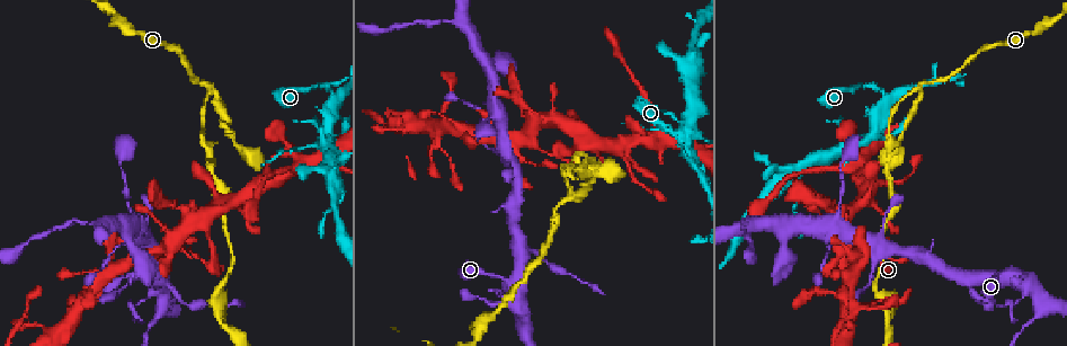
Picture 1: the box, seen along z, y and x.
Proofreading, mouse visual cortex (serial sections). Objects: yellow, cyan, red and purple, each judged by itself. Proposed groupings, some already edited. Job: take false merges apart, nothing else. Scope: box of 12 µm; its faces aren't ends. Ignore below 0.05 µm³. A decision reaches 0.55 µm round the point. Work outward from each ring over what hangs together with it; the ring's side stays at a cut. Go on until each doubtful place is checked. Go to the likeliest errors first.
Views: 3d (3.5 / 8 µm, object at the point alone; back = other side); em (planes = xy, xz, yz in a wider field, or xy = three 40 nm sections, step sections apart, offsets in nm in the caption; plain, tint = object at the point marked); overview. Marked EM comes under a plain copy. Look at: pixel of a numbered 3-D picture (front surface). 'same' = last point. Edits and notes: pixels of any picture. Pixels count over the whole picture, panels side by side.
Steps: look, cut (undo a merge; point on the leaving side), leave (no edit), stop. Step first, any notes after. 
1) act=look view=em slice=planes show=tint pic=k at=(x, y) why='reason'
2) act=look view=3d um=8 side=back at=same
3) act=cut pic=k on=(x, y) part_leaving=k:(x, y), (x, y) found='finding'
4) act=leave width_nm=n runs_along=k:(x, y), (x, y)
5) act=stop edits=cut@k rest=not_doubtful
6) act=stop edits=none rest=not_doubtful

act=look view=3d um=3.5 pic=1 at=(211, 90) why='branch point'

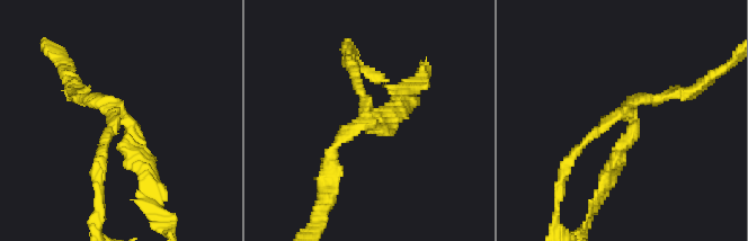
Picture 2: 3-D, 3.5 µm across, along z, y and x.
act=look view=em slice=xy step=3 show=tint pic=2 at=(367, 119) why='now the EM'

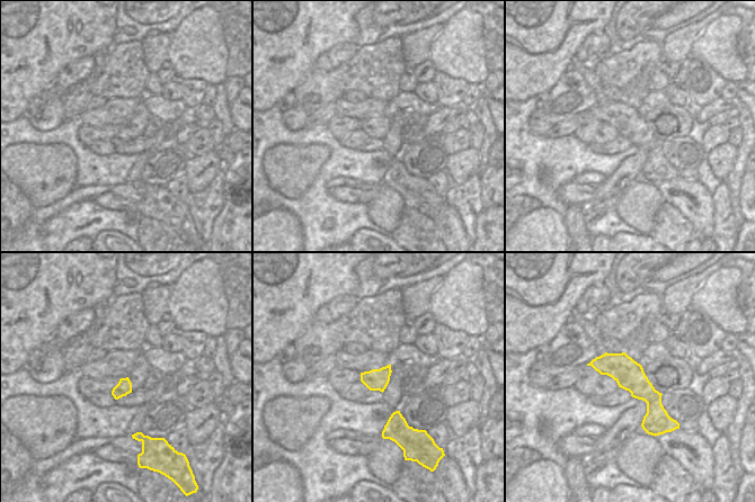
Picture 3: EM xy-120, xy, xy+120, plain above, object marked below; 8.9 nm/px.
act=leave arm_widths_nm=150,150,250 runs_along=2:(676, 94), (633, 100), (570, 159) found='one cell here'

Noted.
act=look view=3d um=3.5 pic=1 at=(333, 101) why='three-way junction'

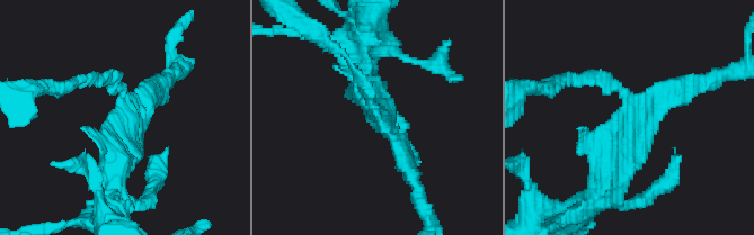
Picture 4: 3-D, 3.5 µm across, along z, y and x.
act=look view=em slice=xy step=5 show=tint pic=4 at=(631, 110) arms=3 arm_widths_nm=150,300,400

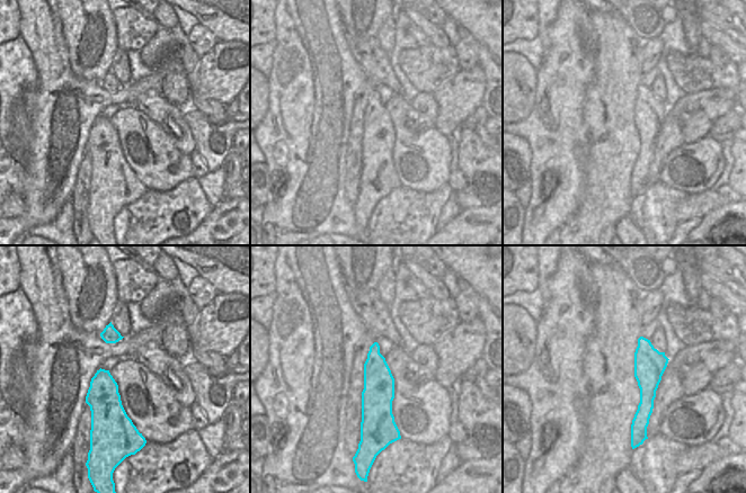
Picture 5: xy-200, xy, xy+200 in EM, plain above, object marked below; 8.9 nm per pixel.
act=leave runs_along=4:(580, 79), (612, 82), (632, 110), (603, 175) found='all the same cell'

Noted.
act=look view=3d um=8 pic=1 at=(874, 133) why='three arms meet'

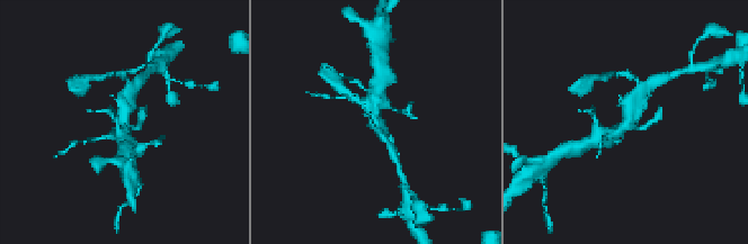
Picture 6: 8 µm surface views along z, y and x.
act=look view=em slice=xy step=1 show=tint pic=6 at=(123, 124)

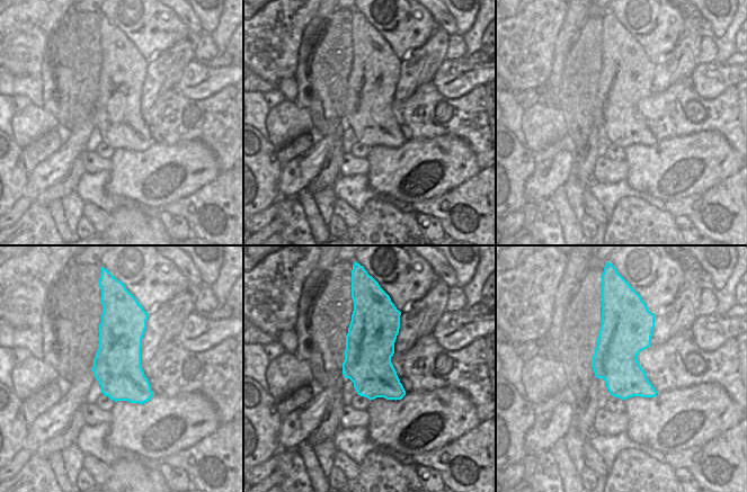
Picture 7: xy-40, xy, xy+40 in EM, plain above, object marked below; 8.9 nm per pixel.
act=leave width_nm=440 runs_along=6:(641, 95), (620, 132), (600, 137) found='one cell here'

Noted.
act=look view=3d um=3.5 pic=1 at=(208, 161)

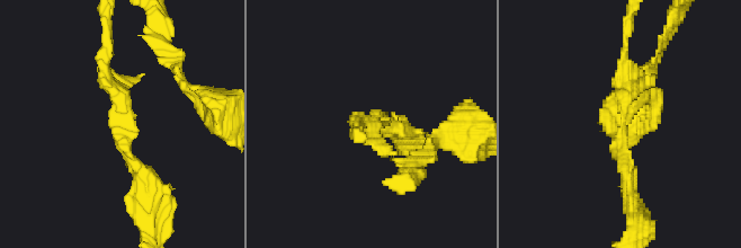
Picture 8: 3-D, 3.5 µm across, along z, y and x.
act=look view=em slice=xy step=1 show=tint pic=8 at=(370, 123) why='shape alone is not enough'

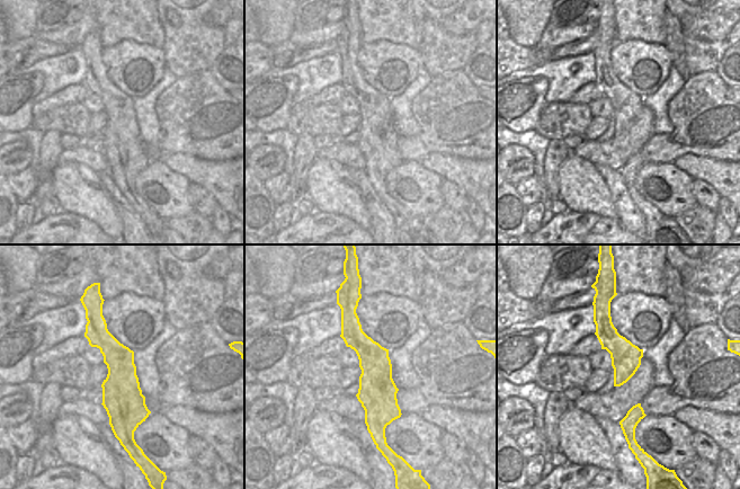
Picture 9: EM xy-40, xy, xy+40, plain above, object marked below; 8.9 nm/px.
act=leave found='continuous, no second cell'

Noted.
act=stop edits=none rest=not_doubtful

